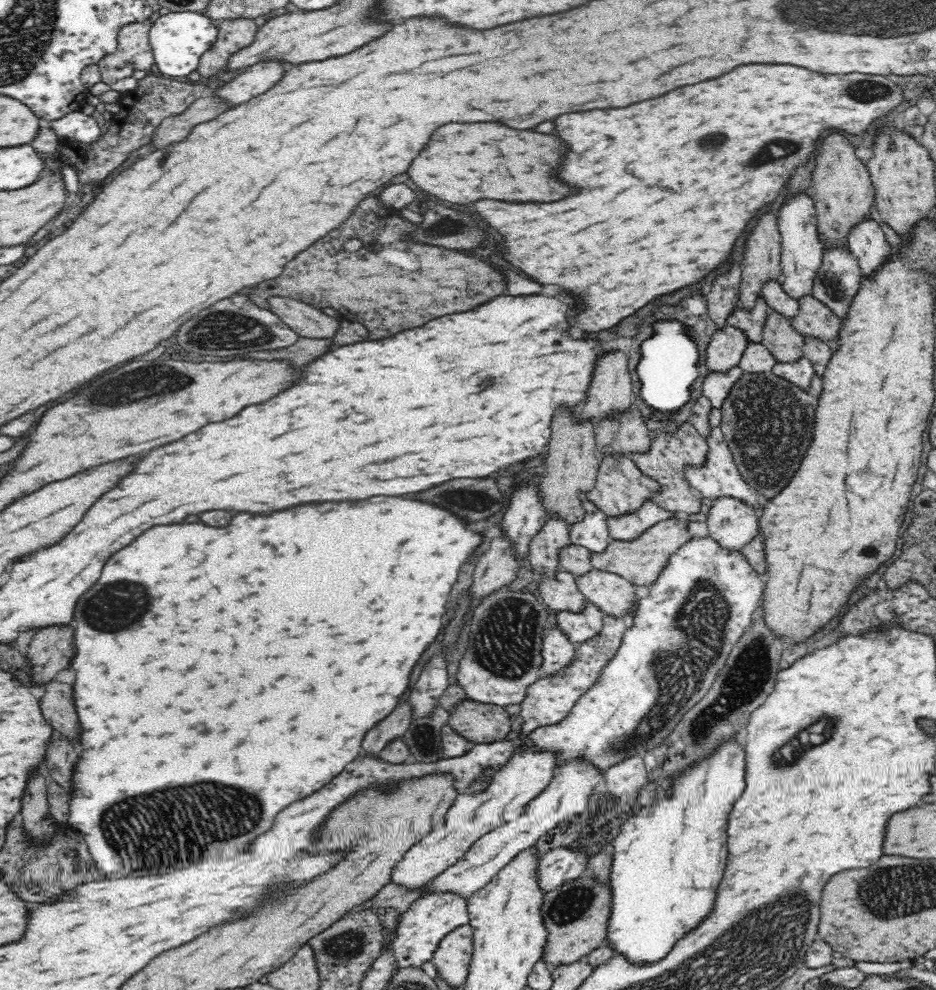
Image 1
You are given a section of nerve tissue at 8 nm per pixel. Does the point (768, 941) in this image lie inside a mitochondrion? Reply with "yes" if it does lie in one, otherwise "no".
yes

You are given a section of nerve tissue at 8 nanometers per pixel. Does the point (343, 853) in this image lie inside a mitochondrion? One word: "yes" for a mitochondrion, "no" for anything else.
no

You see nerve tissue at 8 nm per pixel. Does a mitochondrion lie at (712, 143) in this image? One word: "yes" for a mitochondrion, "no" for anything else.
yes

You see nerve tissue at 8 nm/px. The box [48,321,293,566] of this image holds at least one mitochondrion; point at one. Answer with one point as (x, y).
(142, 384)

